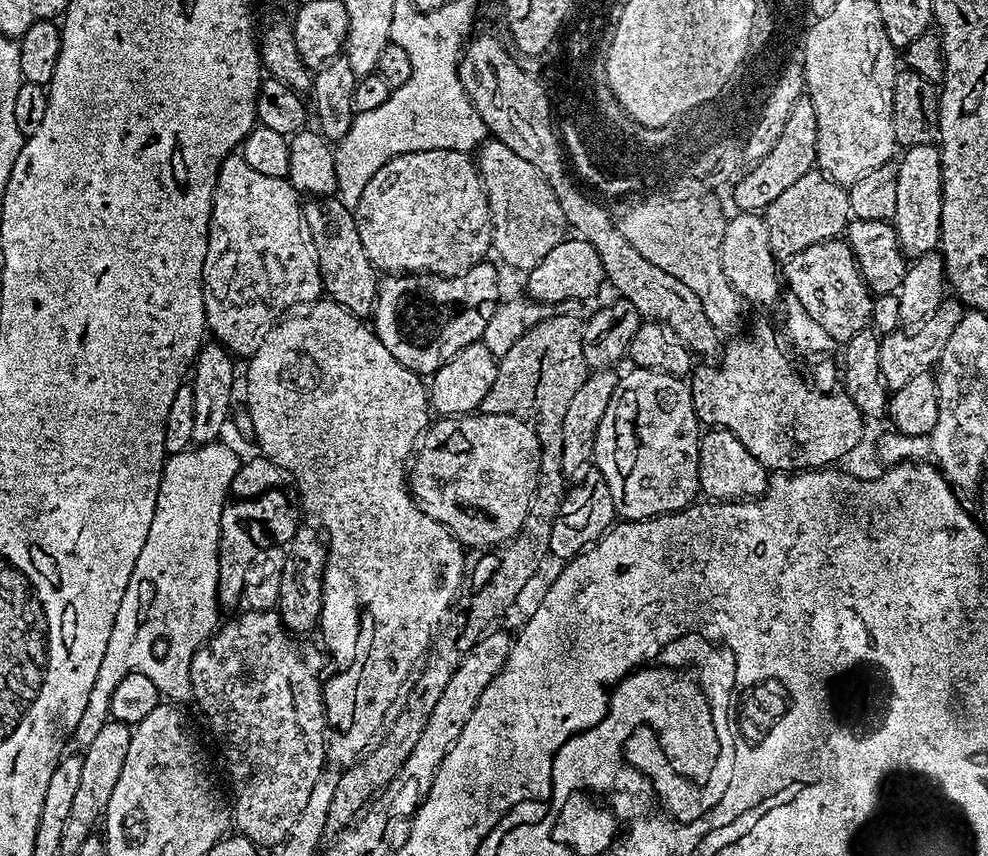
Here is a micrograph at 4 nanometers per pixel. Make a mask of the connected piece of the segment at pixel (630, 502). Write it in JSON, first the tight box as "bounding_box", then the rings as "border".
{"bounding_box":[594,367,702,521],"border":[[[633,367],[631,371],[617,379],[610,406],[606,406],[606,414],[602,414],[594,463],[602,478],[606,478],[606,486],[610,486],[617,513],[625,521],[651,520],[654,516],[682,512],[697,499],[702,425],[696,419],[691,387],[681,377],[658,368]]]}

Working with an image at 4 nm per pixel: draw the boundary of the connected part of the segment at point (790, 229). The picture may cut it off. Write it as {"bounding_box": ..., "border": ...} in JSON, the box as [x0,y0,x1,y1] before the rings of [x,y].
{"bounding_box":[762,170,852,258],"border":[[[819,170],[802,174],[762,213],[764,224],[768,227],[768,237],[773,254],[778,258],[787,258],[814,246],[822,240],[833,240],[847,229],[852,216],[852,207],[845,185],[825,176]]]}

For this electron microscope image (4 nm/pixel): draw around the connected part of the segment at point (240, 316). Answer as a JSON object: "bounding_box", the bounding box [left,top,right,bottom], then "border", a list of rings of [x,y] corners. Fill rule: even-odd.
{"bounding_box":[204,154,321,358],"border":[[[229,154],[221,162],[216,175],[216,185],[212,191],[212,213],[208,219],[208,245],[206,246],[206,258],[204,259],[204,318],[207,331],[211,335],[213,332],[216,335],[213,337],[223,344],[232,353],[233,357],[241,358],[240,356],[244,356],[243,358],[248,358],[255,352],[257,343],[265,329],[277,323],[289,310],[295,309],[292,308],[295,304],[307,306],[321,299],[321,296],[320,263],[314,246],[314,238],[310,234],[310,226],[306,226],[301,193],[297,192],[296,187],[287,178],[283,176],[270,178],[270,174],[261,174],[259,170],[254,170],[254,166],[250,166],[244,161],[243,155]]]}

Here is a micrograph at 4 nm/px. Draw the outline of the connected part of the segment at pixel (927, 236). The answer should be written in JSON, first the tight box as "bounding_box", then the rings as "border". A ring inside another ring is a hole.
{"bounding_box":[891,144,942,258],"border":[[[923,144],[904,148],[896,164],[898,170],[898,191],[896,209],[891,223],[894,225],[900,246],[908,258],[924,256],[935,252],[940,246],[942,230],[942,158],[936,144]]]}

